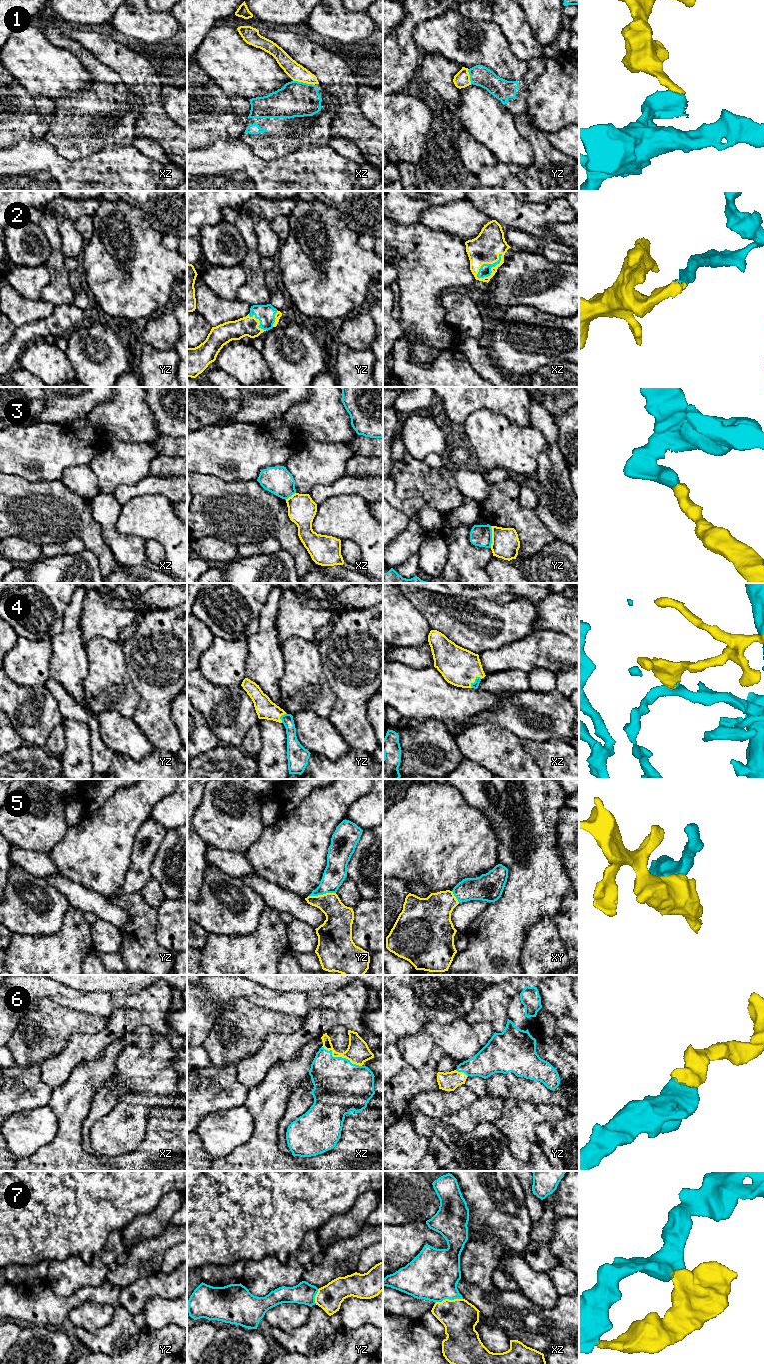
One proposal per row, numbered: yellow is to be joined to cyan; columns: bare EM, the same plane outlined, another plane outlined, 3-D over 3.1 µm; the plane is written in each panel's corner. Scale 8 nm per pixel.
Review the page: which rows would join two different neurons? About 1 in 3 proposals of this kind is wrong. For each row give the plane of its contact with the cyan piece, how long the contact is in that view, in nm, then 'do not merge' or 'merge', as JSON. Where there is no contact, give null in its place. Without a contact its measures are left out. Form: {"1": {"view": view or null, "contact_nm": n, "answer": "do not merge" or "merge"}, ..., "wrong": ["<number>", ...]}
{"1": {"view": "xz", "contact_nm": 180, "answer": "merge"}, "2": {"view": "xz", "contact_nm": 280, "answer": "merge"}, "3": {"view": "yz", "contact_nm": 180, "answer": "do not merge"}, "4": {"view": "xz", "contact_nm": 120, "answer": "merge"}, "5": {"view": "yz", "contact_nm": 220, "answer": "do not merge"}, "6": {"view": "xz", "contact_nm": 360, "answer": "merge"}, "7": {"view": "xz", "contact_nm": 220, "answer": "do not merge"}, "wrong": ["3", "5", "7"]}

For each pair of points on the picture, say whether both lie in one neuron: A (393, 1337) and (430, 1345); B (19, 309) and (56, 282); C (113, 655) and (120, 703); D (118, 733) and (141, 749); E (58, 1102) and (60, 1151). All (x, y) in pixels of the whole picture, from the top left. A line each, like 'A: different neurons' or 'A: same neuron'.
A: same neuron
B: different neurons
C: same neuron
D: same neuron
E: same neuron

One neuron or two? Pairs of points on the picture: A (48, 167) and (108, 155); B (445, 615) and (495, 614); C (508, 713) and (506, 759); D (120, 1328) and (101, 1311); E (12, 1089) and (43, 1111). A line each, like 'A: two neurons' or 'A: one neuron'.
A: one neuron
B: one neuron
C: two neurons
D: two neurons
E: two neurons

